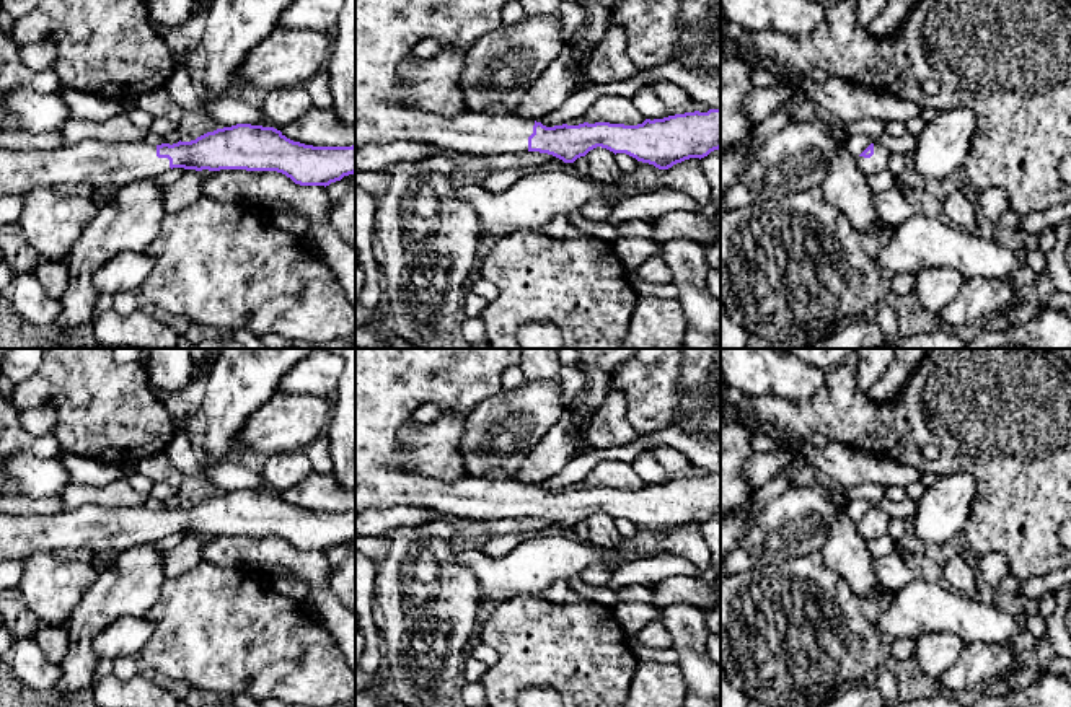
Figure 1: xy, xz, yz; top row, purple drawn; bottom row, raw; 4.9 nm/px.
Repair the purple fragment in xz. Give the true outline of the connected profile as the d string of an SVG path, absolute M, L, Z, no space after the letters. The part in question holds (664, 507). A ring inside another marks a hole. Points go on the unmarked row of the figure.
M355 349L355 516L368 508L406 505L476 521L540 516L574 528L602 512L615 520L626 518L637 526L668 534L721 513L721 474L646 484L637 490L584 487L546 492L512 477L461 477L445 482L399 466L399 427L411 420L421 406L435 404L443 412L466 417L483 399L502 389L502 375L509 367L520 365L520 354L522 349Z

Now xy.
M236 489L207 497L191 507L152 510L143 507L108 508L82 505L57 515L10 515L0 513L0 562L21 560L26 556L62 547L88 547L95 552L121 551L153 544L173 533L184 534L246 534L277 536L300 551L329 551L344 541L355 538L355 510L352 512L313 512L287 503L274 492Z

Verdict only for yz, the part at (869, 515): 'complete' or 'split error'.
split error

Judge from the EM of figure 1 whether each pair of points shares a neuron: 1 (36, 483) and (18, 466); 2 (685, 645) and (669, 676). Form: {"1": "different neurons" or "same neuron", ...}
{"1": "same neuron", "2": "different neurons"}

